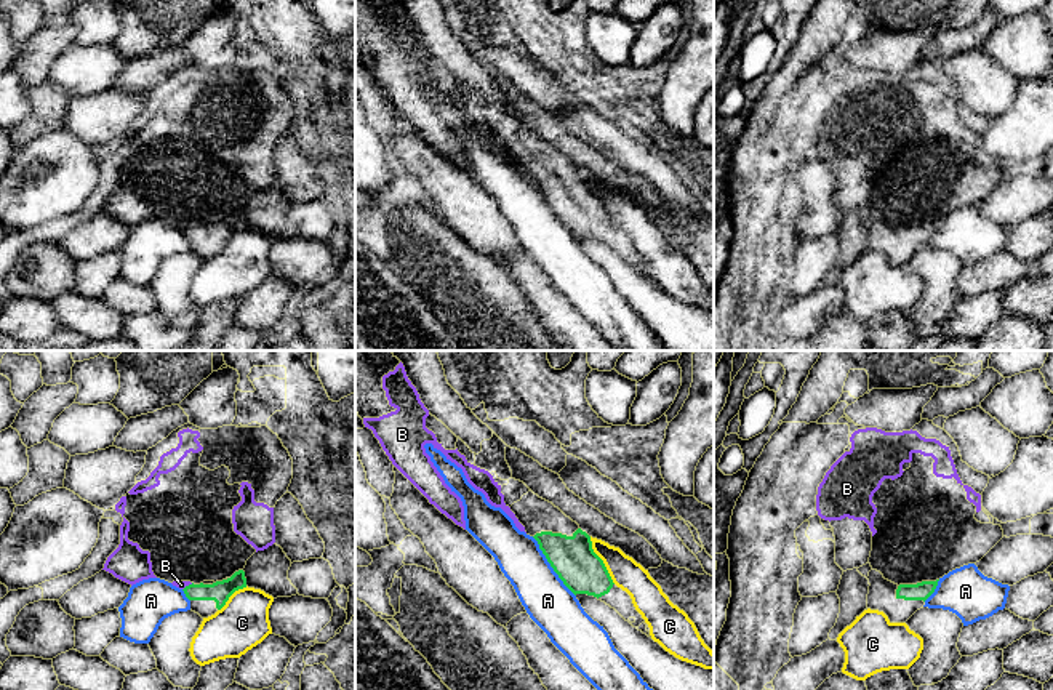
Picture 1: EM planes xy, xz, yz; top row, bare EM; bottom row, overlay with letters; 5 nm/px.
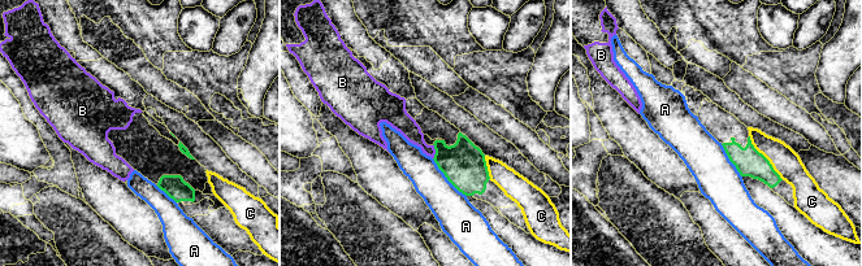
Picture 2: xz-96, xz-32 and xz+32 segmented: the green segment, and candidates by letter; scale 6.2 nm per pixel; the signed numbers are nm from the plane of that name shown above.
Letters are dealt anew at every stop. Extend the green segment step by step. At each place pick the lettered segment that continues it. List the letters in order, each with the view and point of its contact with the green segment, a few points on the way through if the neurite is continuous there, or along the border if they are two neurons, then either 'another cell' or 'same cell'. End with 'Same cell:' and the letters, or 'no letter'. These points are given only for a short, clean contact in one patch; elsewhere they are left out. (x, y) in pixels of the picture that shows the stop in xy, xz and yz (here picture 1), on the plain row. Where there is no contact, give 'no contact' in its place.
A: contact xz (551, 207); another cell
B: contact xy (189, 226); border xy (192, 224), (183, 231); another cell
C: contact xz (602, 202); border xz (589, 178), (592, 192), (615, 224); another cell
Same cell: no letter

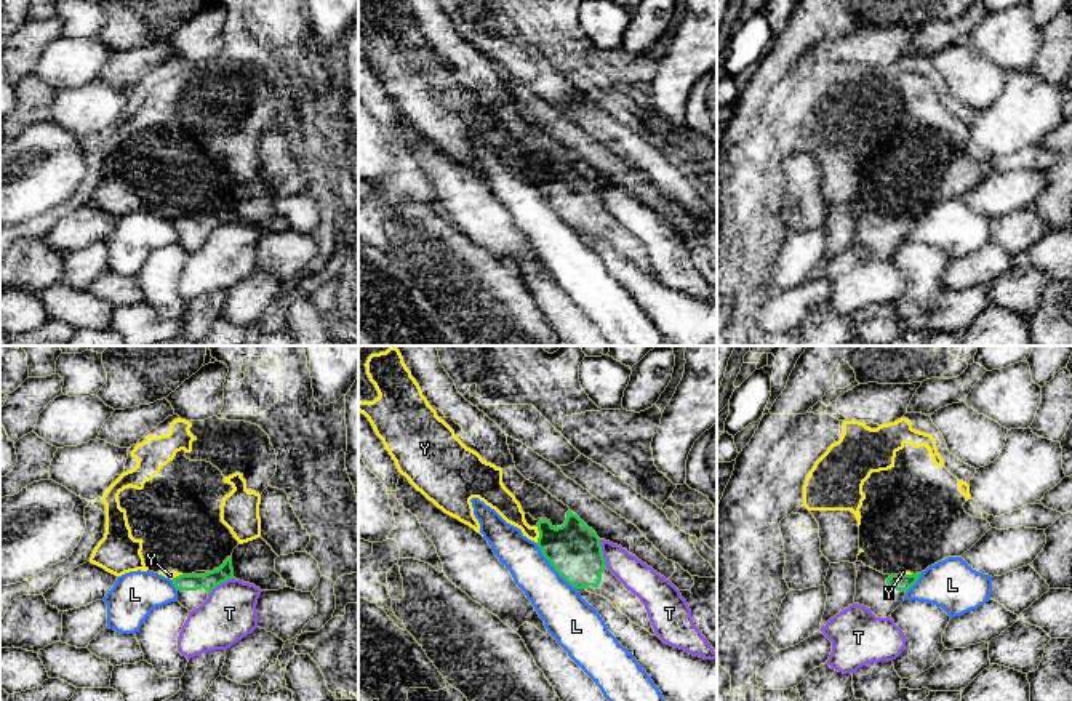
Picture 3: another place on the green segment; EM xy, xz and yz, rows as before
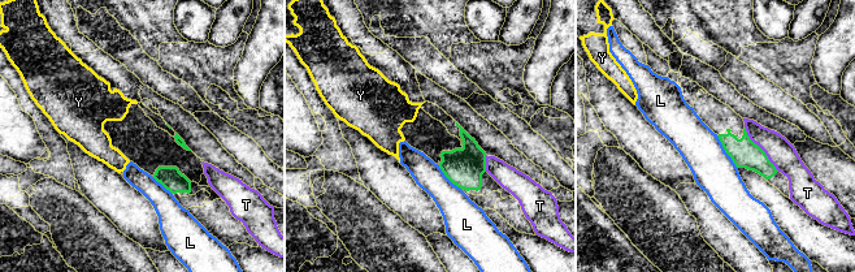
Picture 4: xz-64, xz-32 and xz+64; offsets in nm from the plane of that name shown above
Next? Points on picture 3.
L: contact xz (552, 207); another cell
T: contact xz (602, 196); border xz (599, 181), (607, 208); another cell
Y: contact xz (540, 176); border xz (536, 167), (536, 184); another cell
Same cell: no letter

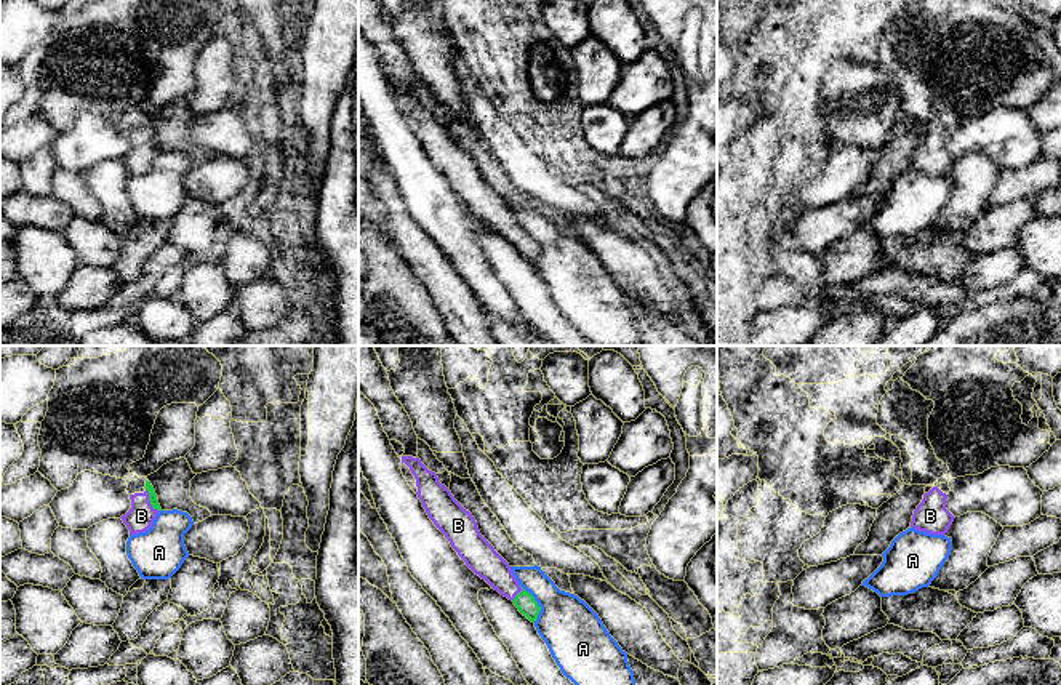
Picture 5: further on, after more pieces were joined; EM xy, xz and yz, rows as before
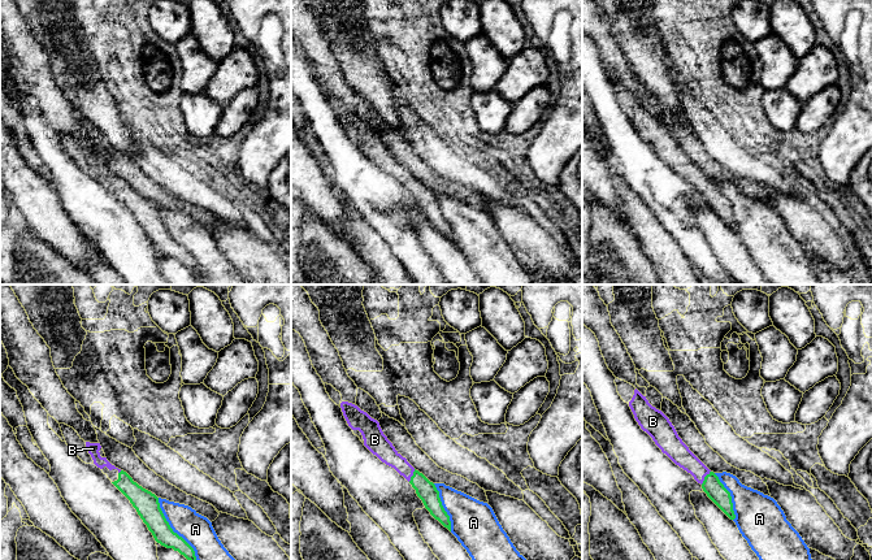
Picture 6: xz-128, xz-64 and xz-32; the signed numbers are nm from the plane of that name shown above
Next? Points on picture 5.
A: contact xz (536, 245); another cell
B: contact xy (149, 141); way xy (152, 138), (149, 141), (141, 157); same cell
Same cell: B

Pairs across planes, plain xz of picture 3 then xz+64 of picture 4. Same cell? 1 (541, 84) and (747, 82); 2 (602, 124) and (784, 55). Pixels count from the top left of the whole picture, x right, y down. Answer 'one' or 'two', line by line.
1: two
2: two

